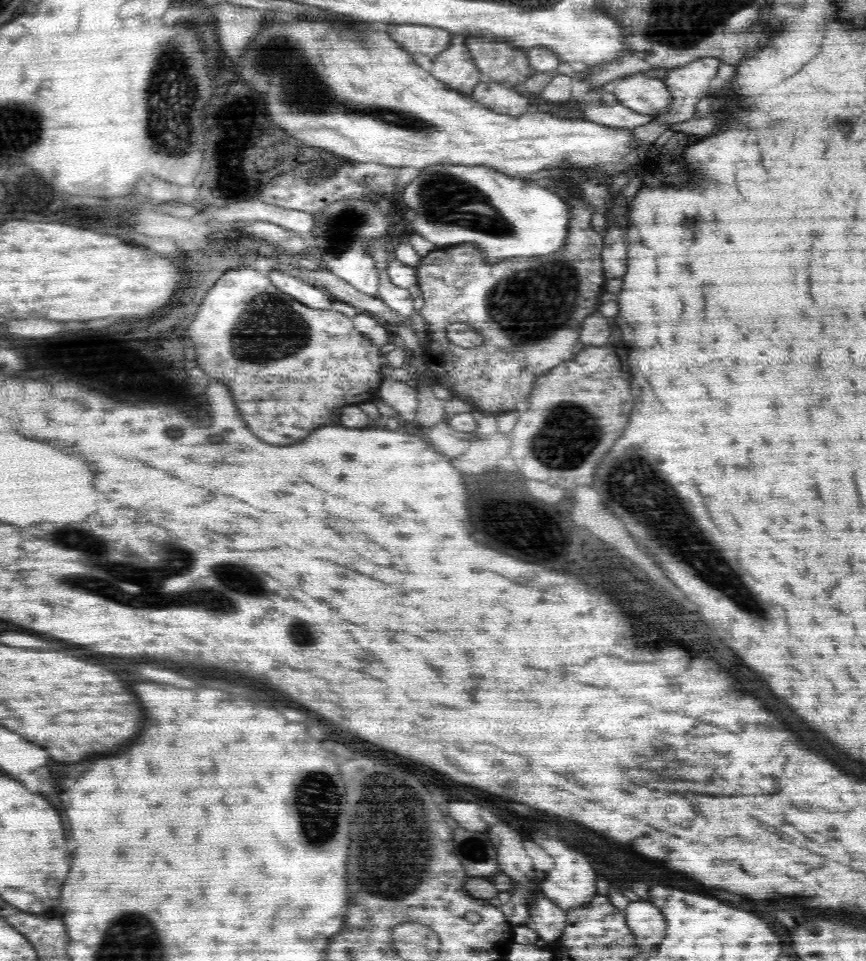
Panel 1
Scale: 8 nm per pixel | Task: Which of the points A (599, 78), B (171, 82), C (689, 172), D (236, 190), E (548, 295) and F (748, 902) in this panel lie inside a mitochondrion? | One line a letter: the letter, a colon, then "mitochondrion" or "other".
A: other
B: mitochondrion
C: other
D: other
E: mitochondrion
F: other

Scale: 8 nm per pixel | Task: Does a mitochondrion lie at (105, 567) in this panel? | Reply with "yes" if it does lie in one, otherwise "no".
yes

